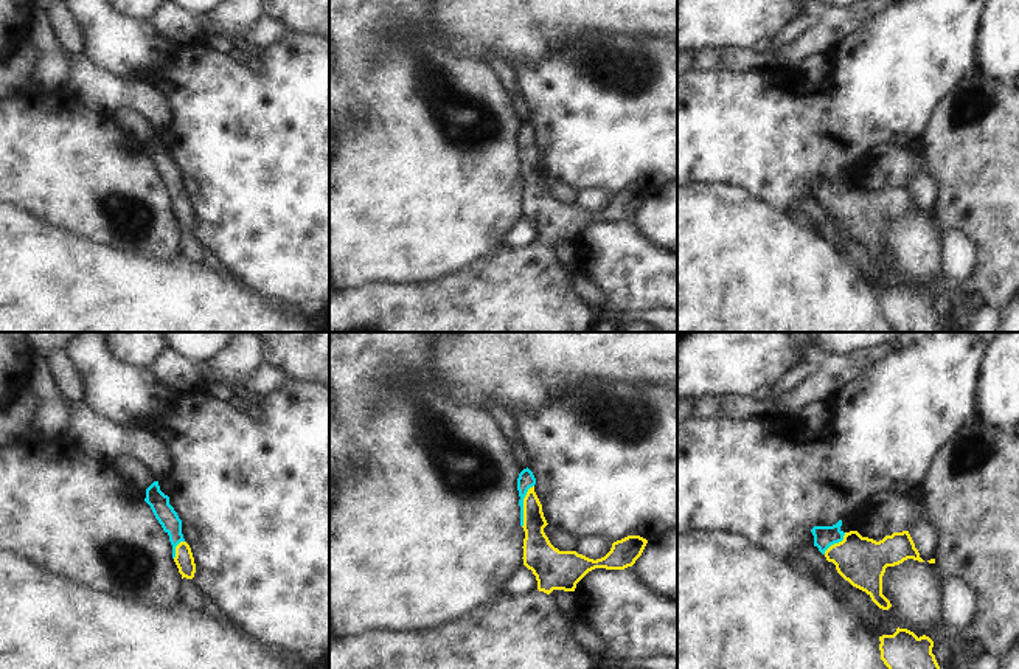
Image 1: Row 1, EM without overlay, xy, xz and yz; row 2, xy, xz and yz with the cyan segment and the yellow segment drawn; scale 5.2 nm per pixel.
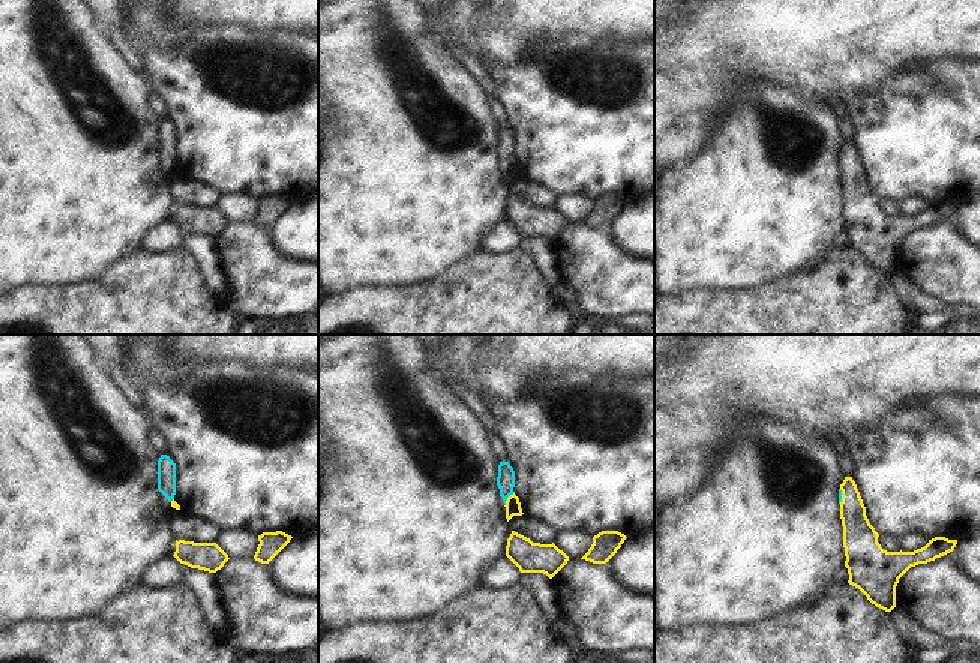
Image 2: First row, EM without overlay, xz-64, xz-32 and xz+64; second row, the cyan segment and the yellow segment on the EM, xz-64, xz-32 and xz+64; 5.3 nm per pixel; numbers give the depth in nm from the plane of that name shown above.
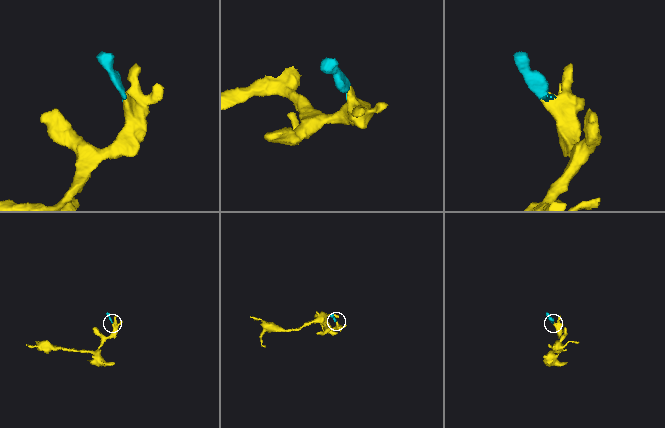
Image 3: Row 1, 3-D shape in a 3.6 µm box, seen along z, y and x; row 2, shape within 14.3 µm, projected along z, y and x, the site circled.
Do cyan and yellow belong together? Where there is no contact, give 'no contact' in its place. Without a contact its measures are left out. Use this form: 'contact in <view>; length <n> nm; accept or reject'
contact in xz; length 240 nm; accept

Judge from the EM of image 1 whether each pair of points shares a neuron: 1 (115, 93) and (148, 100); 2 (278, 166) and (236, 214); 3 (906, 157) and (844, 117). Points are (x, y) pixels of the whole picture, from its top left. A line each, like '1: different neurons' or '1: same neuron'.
1: same neuron
2: same neuron
3: different neurons

